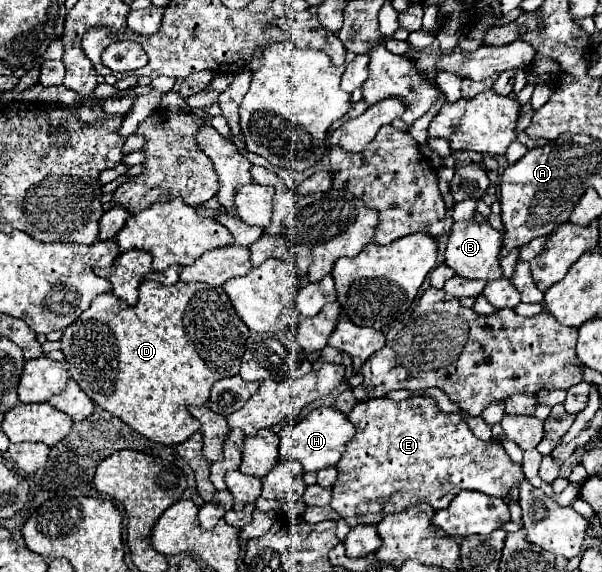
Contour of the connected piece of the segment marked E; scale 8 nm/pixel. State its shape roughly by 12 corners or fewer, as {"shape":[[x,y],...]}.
{"shape":[[431,398],[349,414],[331,508],[349,526],[523,480]]}

